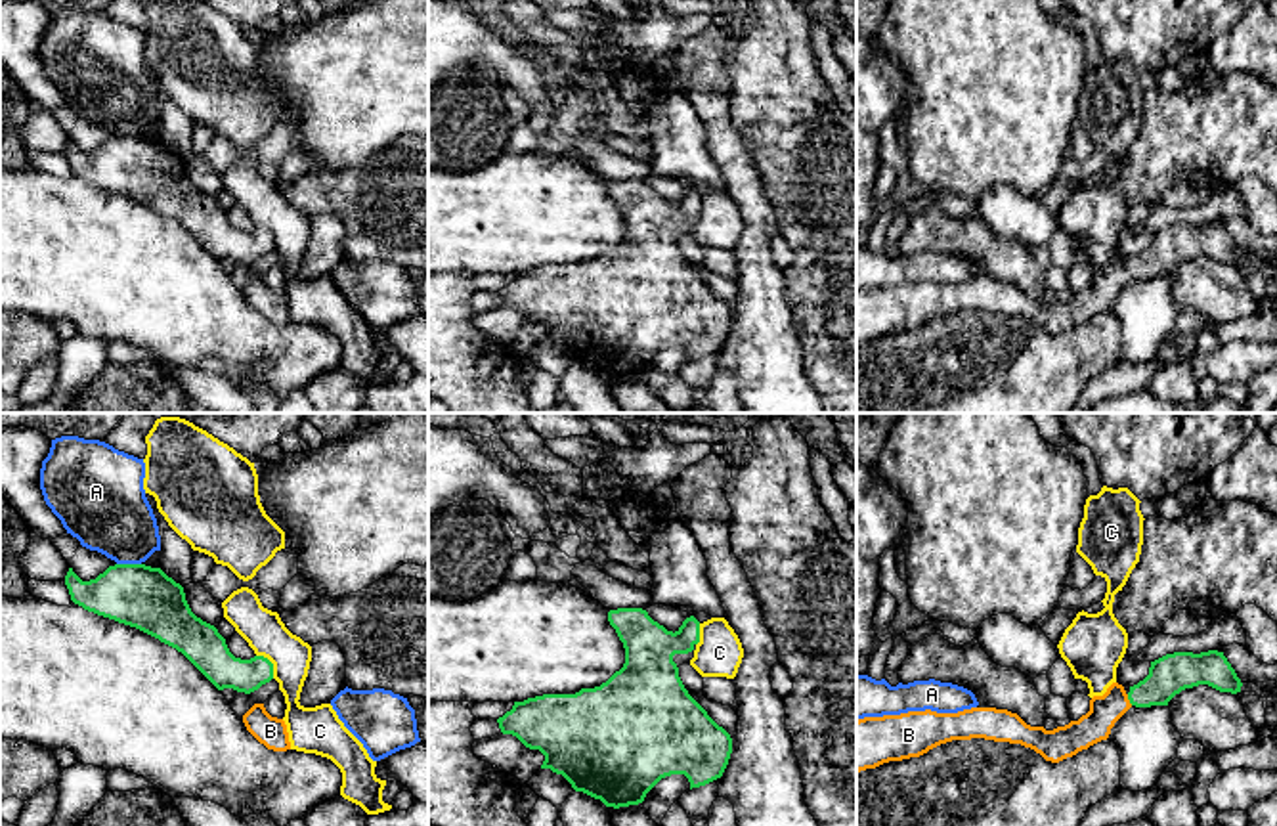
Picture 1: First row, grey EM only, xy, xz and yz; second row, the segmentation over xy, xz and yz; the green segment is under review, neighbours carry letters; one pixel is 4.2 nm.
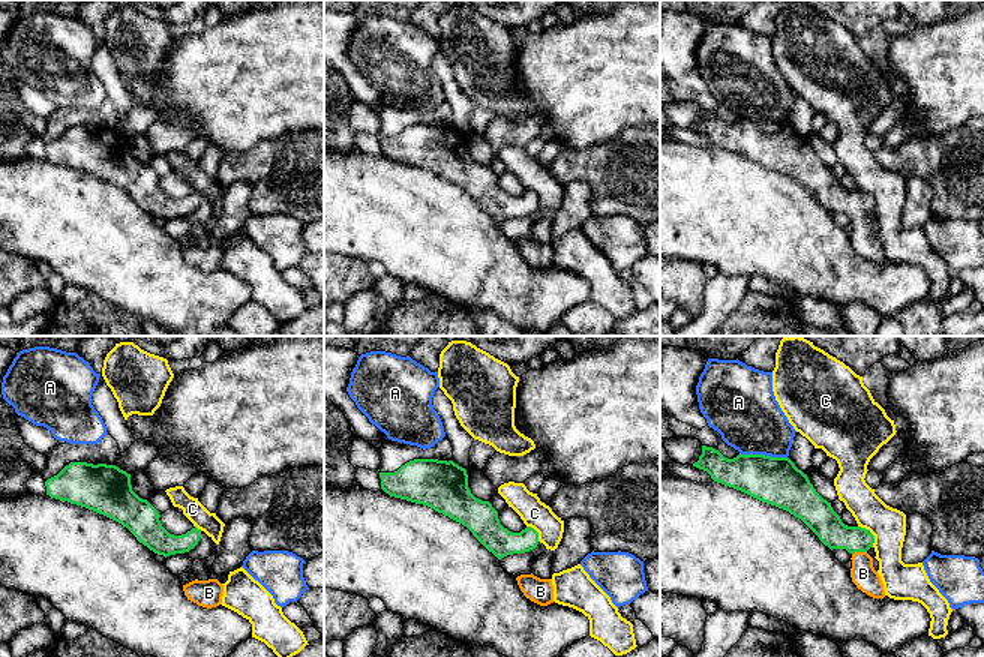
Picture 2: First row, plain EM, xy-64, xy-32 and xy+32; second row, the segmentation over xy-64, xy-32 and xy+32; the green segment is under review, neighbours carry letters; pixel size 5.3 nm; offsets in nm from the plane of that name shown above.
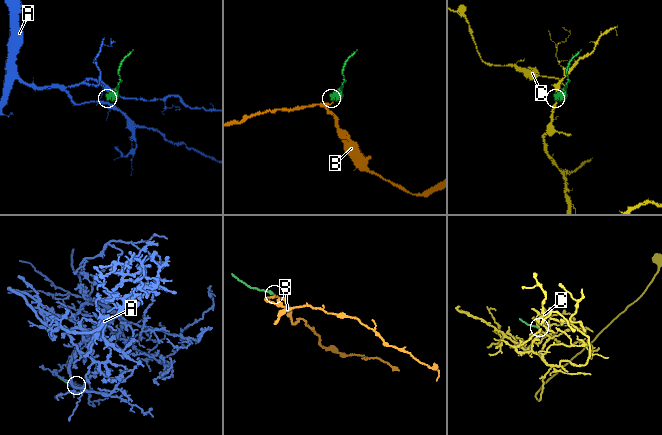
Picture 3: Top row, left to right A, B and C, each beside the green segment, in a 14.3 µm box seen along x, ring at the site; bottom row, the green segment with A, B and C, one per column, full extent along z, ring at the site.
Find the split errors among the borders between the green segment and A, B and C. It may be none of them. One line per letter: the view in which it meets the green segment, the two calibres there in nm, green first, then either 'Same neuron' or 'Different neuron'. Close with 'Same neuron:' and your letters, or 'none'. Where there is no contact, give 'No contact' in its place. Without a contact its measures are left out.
A: Touches green in xy. Thickness 260 nm (green) against 340 nm. Different neuron
B: Touches green in yz. Thickness 170 nm (green) against 130 nm. Same neuron
C: Touches green in xy. Thickness 160 nm (green) against 170 nm. Different neuron
Same neuron: B

